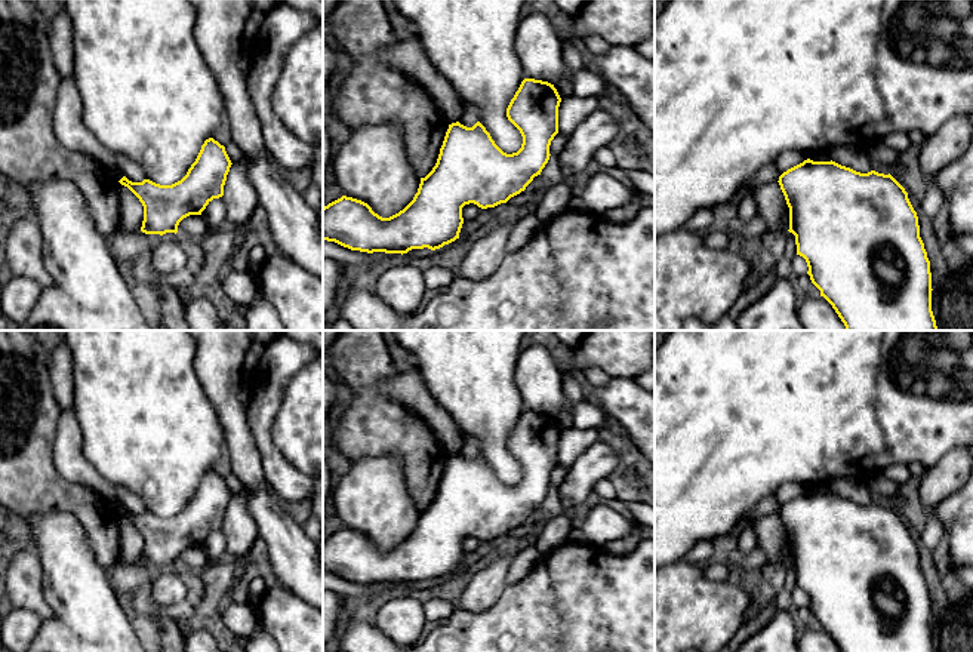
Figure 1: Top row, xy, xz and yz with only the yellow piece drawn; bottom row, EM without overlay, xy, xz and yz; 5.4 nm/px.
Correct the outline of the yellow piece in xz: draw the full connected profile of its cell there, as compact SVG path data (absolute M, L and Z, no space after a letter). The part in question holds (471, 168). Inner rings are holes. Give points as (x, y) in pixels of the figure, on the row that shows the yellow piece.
M524 79L506 108L508 120L523 136L517 153L504 153L486 127L477 122L467 127L459 122L449 124L432 170L421 178L413 200L398 213L382 218L357 199L342 196L323 207L323 240L360 252L407 253L412 249L440 249L459 239L464 224L462 207L474 203L481 209L506 203L541 175L549 160L549 145L558 133L561 98L554 84Z

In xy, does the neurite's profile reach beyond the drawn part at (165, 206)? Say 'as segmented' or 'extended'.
as segmented

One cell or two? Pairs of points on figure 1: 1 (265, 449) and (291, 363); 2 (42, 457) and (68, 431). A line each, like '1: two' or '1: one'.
1: one
2: two

